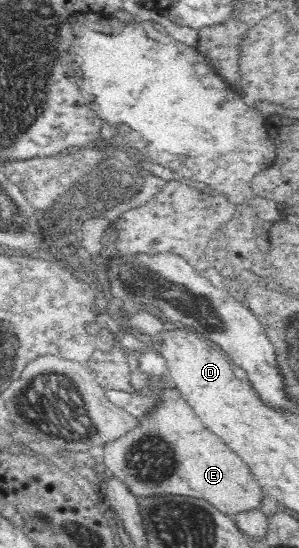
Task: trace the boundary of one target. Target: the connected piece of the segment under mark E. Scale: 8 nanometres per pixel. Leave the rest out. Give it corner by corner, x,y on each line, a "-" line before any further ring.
115,343
107,351
95,349
87,359
87,369
95,373
106,392
120,393
123,397
139,395
153,401
143,415
135,417
129,431
113,439
105,439
100,444
104,448
102,460
108,476
123,482
139,499
162,495
203,498
227,514
260,507
261,489
257,487
249,466
229,447
225,447
227,443
219,435
203,425
193,407
179,397
180,391
174,382
154,381
149,386
135,387
131,385
129,363
129,350
120,343

